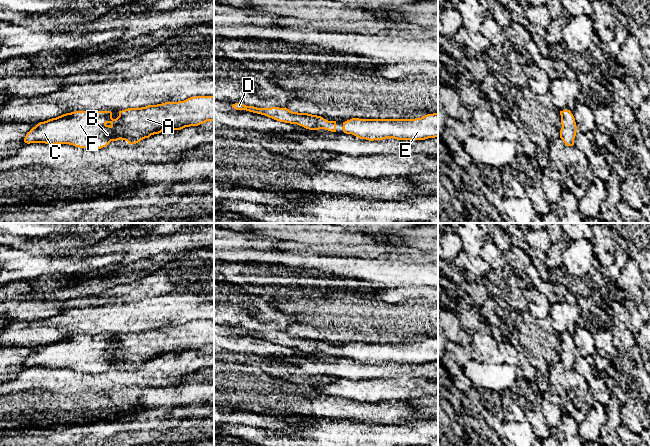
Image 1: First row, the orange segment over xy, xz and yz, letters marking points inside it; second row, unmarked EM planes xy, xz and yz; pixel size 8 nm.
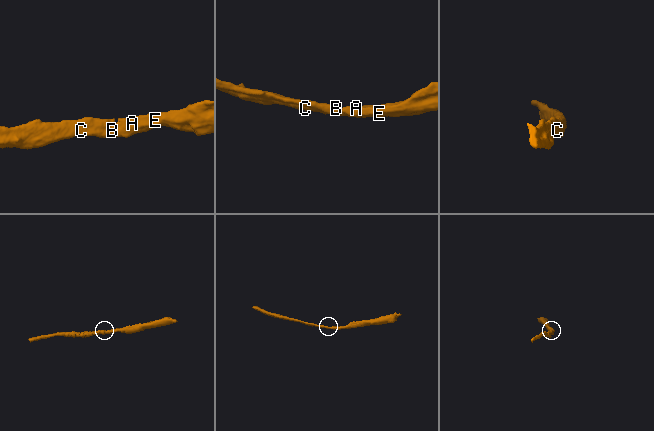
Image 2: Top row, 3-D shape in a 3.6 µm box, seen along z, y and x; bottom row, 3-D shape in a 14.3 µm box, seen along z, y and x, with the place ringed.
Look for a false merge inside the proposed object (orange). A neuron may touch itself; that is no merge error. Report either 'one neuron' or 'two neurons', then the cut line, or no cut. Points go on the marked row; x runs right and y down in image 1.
one neuron; no cut

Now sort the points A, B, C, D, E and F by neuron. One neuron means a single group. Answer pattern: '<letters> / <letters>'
A B C D E F

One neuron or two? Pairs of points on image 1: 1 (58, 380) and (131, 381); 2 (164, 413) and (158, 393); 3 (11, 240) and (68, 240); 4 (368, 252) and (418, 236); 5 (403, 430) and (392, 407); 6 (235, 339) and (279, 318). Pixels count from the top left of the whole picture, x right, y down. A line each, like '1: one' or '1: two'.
1: one
2: two
3: one
4: two
5: two
6: two

